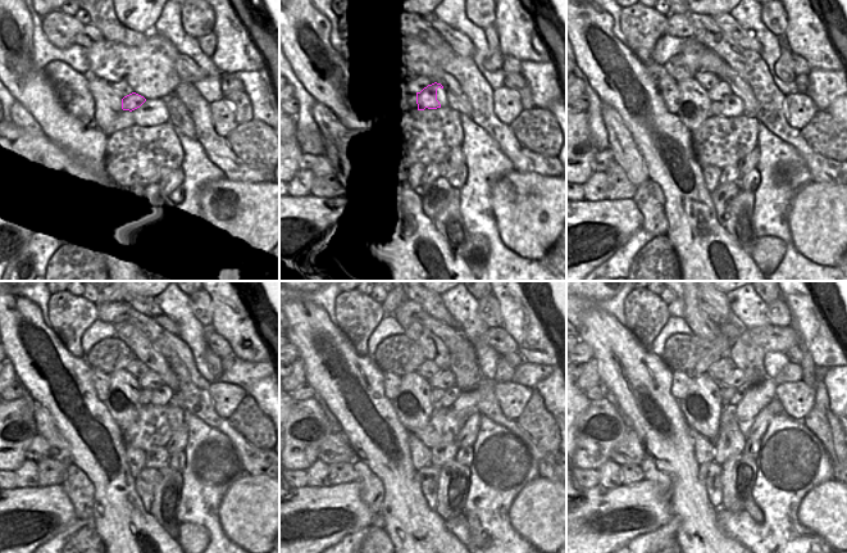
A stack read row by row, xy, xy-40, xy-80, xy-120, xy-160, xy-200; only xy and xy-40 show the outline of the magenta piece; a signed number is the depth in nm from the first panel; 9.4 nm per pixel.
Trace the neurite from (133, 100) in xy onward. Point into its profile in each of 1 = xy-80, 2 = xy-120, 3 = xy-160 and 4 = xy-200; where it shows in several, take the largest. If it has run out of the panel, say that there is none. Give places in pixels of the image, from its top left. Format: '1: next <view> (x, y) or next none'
1: next xy-80 (722, 91)
2: next xy-120 (151, 380)
3: next xy-160 (445, 379)
4: next xy-200 (736, 379)

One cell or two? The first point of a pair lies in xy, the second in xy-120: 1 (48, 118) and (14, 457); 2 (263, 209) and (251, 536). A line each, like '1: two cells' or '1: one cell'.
1: two cells
2: one cell

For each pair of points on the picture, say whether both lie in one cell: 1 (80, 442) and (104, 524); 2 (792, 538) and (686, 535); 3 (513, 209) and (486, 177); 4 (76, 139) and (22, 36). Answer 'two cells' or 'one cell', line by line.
1: one cell
2: two cells
3: two cells
4: one cell

